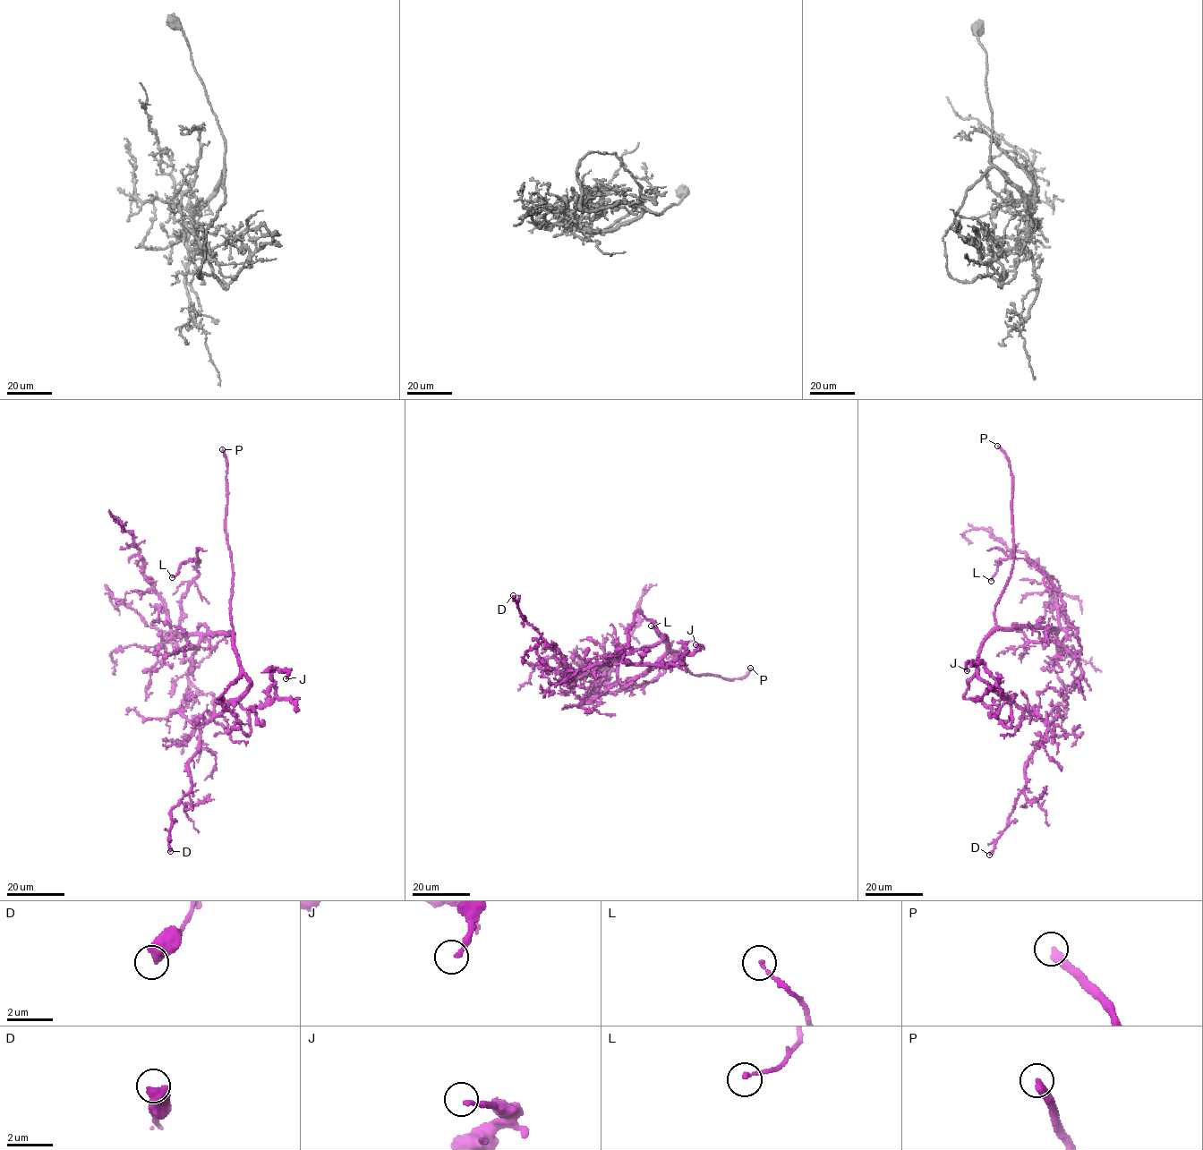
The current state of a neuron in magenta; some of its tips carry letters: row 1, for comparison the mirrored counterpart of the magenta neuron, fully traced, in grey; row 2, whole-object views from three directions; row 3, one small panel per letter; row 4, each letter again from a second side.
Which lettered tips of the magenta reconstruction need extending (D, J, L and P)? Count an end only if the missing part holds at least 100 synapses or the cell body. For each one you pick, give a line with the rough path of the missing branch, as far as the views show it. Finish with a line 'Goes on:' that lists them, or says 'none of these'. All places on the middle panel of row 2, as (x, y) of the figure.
P: course (750, 668), (754, 641), (757, 637), (763, 639)
Goes on: P

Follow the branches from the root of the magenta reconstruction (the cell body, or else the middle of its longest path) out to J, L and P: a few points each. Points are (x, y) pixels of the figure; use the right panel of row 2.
J: (985, 638), (978, 677), (1012, 700), (1000, 695), (982, 662), (970, 661), (967, 670)
L: (985, 638), (1000, 629), (1068, 628), (1064, 602), (1057, 587), (1027, 559), (1001, 558), (991, 581)
P: (985, 638), (996, 626), (994, 606), (1011, 576), (1014, 554), (1012, 476), (1007, 456), (997, 446)

